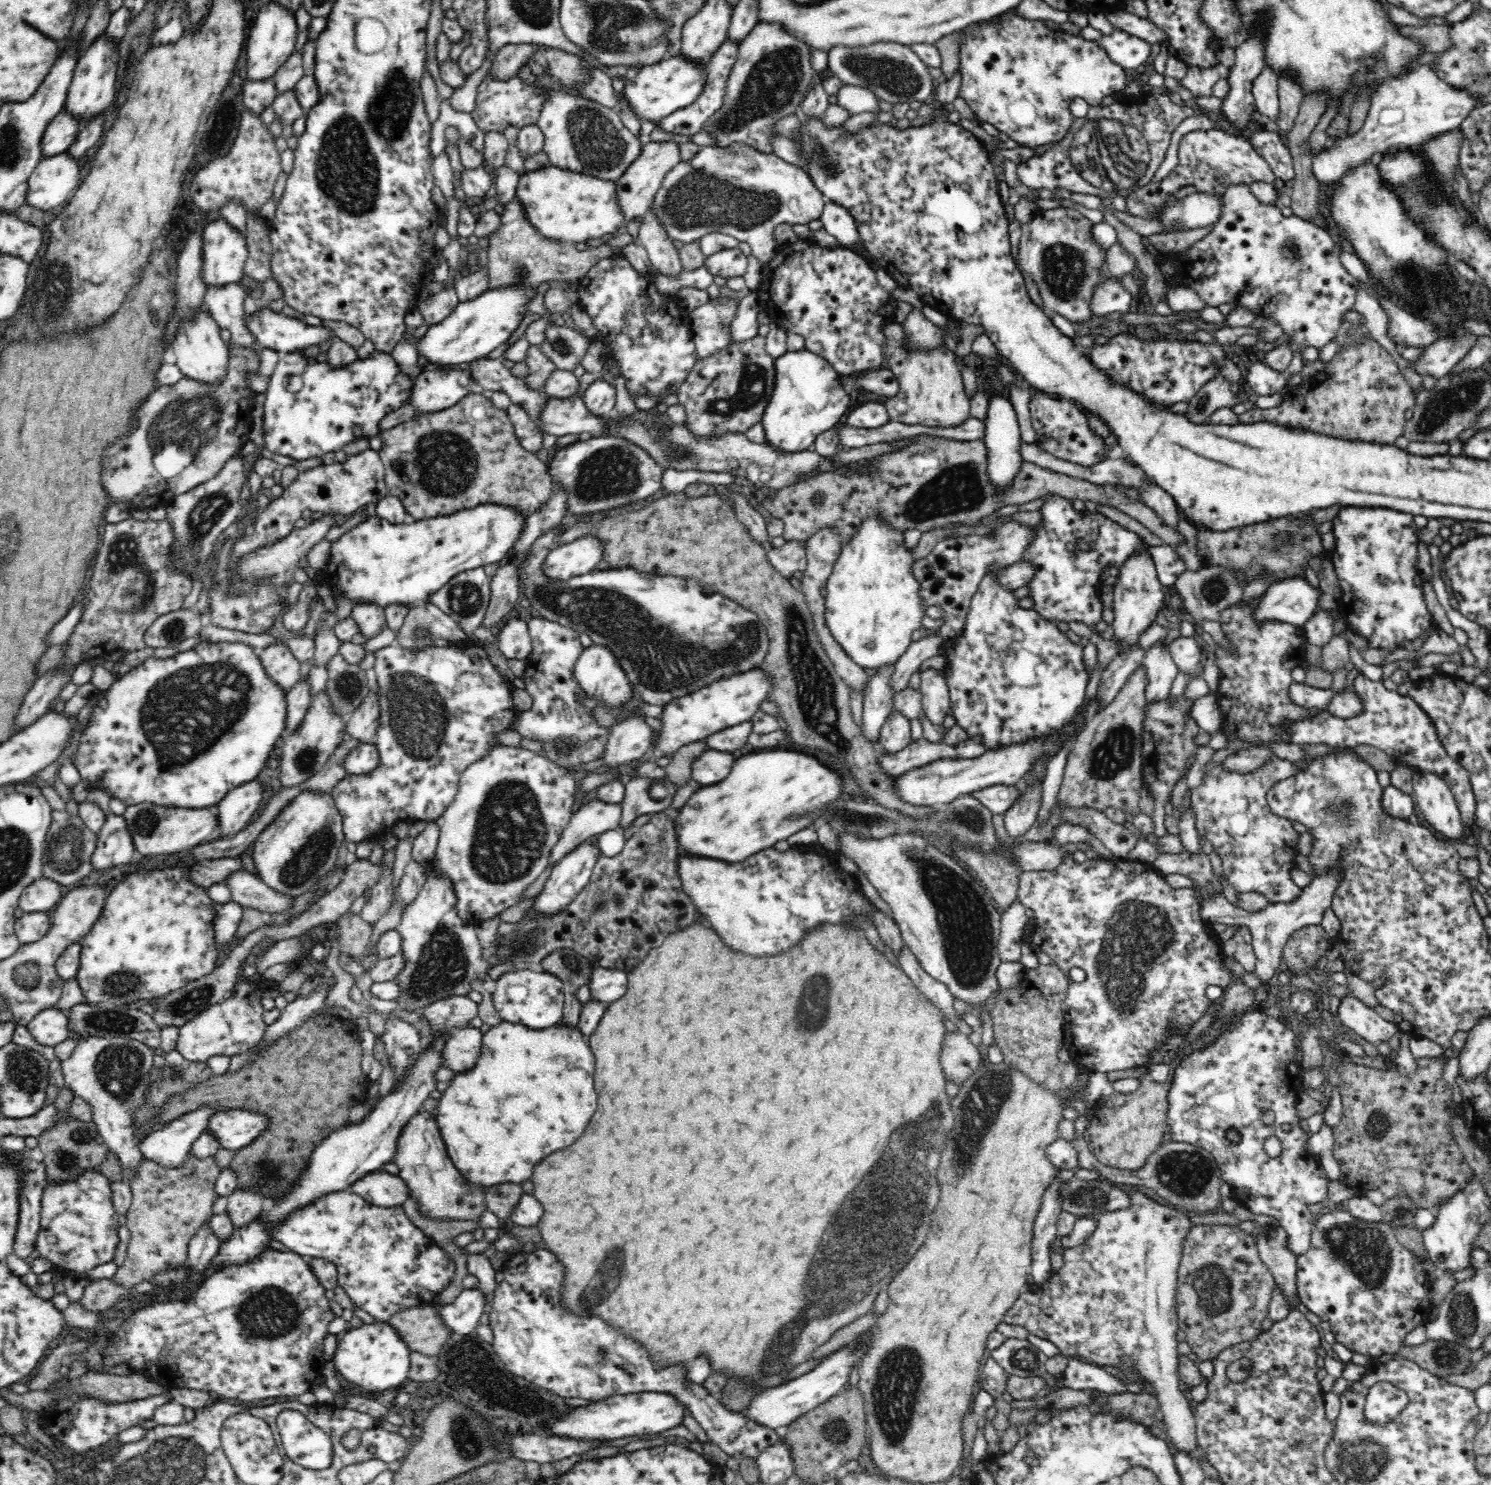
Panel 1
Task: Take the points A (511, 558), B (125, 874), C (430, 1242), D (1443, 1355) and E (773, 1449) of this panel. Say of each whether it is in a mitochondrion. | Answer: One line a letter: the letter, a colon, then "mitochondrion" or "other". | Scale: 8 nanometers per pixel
A: other
B: other
C: other
D: mitochondrion
E: other

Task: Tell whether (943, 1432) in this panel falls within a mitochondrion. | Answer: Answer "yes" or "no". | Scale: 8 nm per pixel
no

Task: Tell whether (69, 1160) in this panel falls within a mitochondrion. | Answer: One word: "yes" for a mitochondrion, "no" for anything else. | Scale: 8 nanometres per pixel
yes

